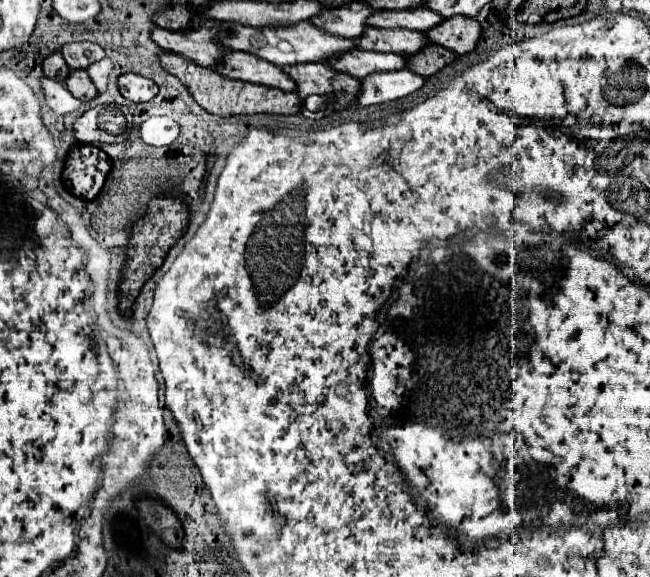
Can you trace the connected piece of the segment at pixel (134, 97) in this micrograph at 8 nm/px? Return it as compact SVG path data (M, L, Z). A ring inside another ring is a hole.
M126 73L118 77L118 89L120 93L130 99L130 101L150 101L156 93L158 87L152 79L146 79L144 75L136 75L136 73Z

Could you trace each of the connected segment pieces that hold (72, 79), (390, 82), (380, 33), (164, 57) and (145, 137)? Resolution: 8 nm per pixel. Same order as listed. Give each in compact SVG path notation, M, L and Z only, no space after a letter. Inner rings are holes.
M70 71L68 79L66 79L66 87L80 101L90 101L98 95L98 91L94 89L94 83L90 81L86 71Z
M402 69L398 73L372 73L360 81L360 95L358 103L362 107L374 103L386 103L392 99L406 97L424 85L424 77Z
M366 29L356 37L356 47L364 51L382 51L398 55L414 55L426 45L426 37L420 31L408 29Z
M162 51L158 55L162 69L166 69L170 75L178 77L194 101L208 113L218 115L218 117L230 117L230 115L252 115L252 113L274 113L274 115L296 115L300 109L300 99L296 93L286 93L278 91L272 87L264 85L254 85L254 83L244 83L244 81L234 81L228 77L218 75L212 67L200 67L188 59L182 59L176 53L166 53Z
M150 117L140 125L140 139L152 147L166 147L180 135L178 125L168 117Z

